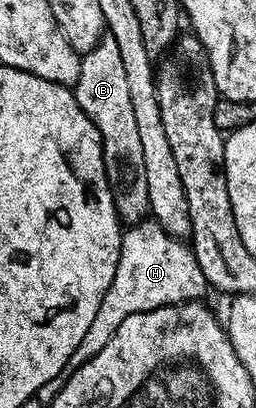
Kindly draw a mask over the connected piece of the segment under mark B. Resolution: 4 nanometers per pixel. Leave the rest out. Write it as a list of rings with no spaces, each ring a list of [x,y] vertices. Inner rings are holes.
[[[110,36],[99,39],[89,53],[82,55],[80,78],[74,87],[77,104],[93,120],[103,141],[105,172],[109,180],[115,210],[123,224],[138,224],[149,214],[149,183],[145,181],[145,152],[141,152],[141,136],[137,133],[137,120],[133,117],[133,103],[129,101],[129,88],[125,67],[117,40]]]

